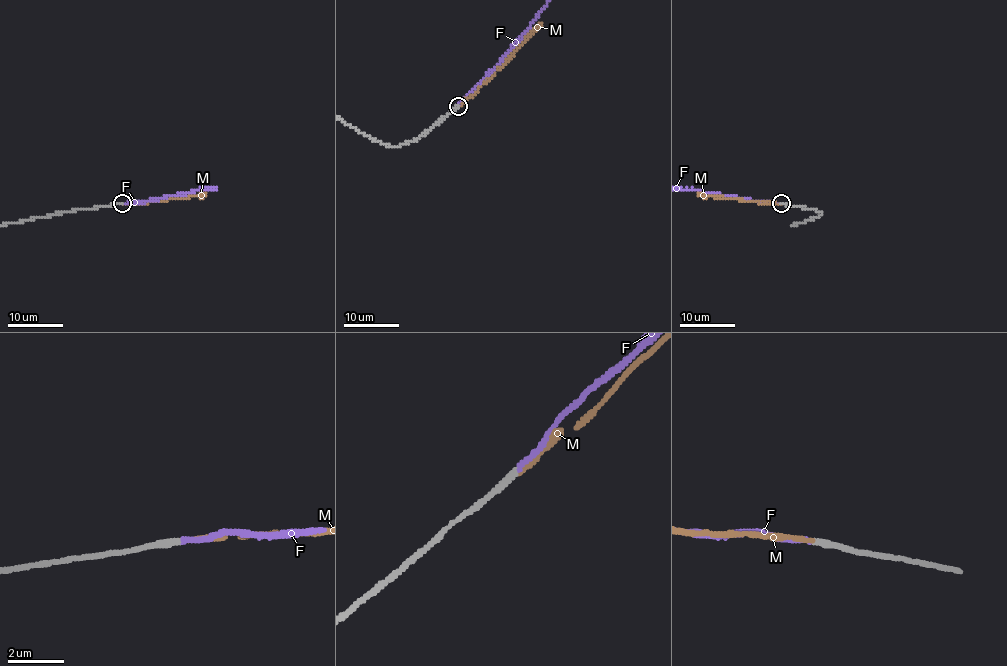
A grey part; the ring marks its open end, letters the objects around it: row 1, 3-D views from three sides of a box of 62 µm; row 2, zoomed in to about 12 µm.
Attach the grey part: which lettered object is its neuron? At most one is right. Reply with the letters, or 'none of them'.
F

